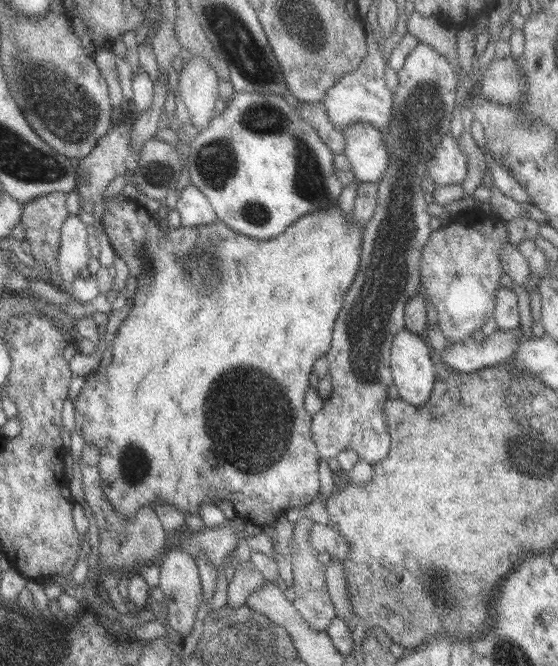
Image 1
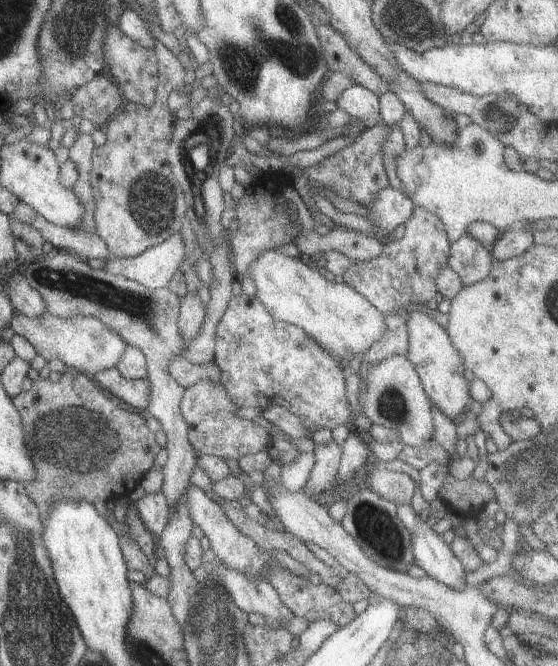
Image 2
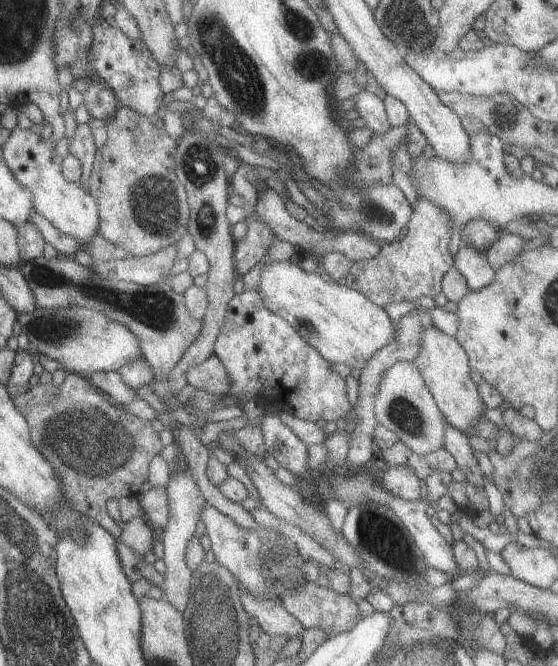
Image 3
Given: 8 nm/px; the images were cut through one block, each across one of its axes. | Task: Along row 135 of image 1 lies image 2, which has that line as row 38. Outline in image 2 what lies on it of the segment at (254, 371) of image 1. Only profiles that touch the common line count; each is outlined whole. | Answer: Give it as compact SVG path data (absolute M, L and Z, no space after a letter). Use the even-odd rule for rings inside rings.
M107 28L105 40L103 40L103 54L105 54L105 72L113 78L113 82L119 86L123 102L135 102L135 104L151 104L155 98L157 88L157 58L153 50L145 50L139 44L131 42L127 36L119 32L119 28Z

